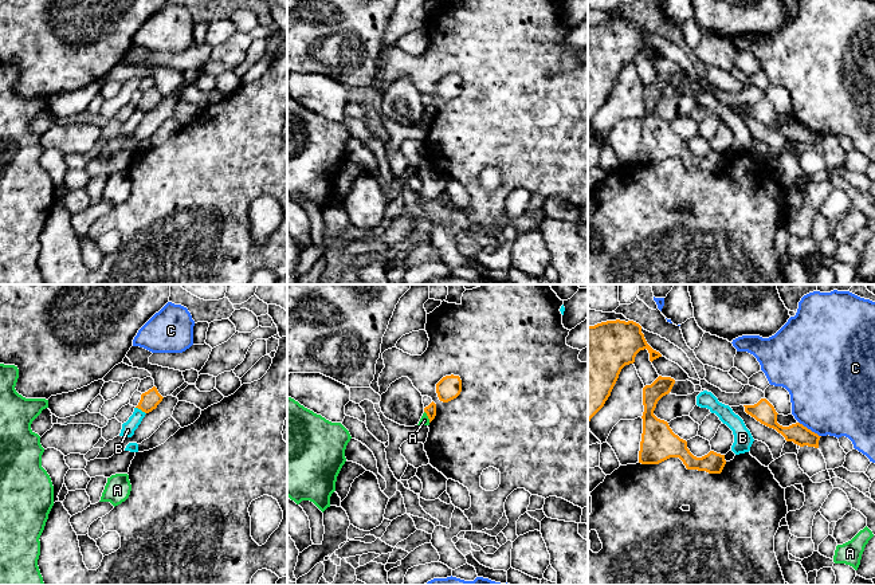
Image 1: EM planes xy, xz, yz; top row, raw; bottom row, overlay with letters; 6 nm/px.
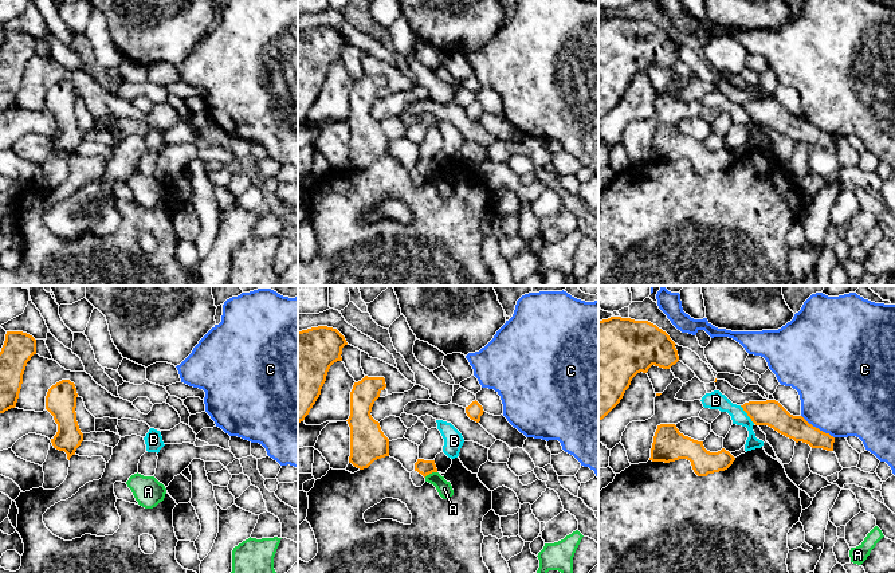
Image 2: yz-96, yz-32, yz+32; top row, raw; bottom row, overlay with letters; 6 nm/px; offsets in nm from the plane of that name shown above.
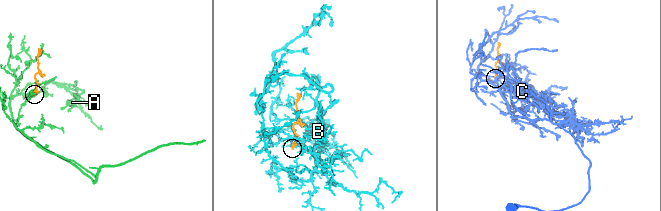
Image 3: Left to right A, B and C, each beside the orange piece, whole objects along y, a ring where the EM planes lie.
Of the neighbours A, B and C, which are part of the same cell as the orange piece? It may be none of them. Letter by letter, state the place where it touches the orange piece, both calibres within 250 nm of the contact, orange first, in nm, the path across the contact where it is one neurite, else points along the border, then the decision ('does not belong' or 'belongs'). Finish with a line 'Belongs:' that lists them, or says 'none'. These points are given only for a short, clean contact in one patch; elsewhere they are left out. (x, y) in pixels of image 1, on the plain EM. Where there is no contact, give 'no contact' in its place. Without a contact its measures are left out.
A: xz (427, 114) | 60/60 nm | along xz (424, 110), (430, 121) | does not belong
B: xy (141, 109) | 110/80 nm | does not belong
C: yz (809, 129) | 120/480 nm | does not belong
Belongs: none

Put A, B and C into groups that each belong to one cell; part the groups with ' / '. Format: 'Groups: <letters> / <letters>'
Groups: A / B / C

